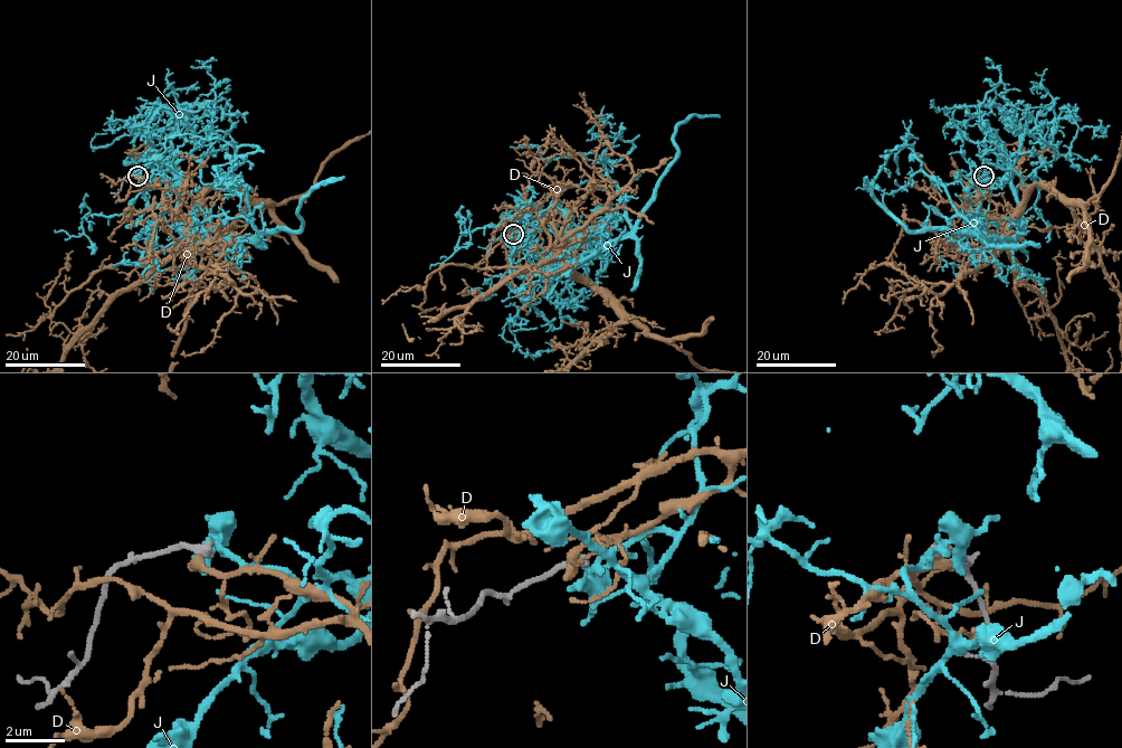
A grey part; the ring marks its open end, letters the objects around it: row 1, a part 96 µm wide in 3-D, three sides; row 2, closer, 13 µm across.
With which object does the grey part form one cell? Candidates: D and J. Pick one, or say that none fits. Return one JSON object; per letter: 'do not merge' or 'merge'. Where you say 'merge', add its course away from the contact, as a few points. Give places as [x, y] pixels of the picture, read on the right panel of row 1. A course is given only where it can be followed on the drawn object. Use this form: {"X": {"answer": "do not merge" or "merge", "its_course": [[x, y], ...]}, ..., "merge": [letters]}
{"D": {"answer": "do not merge"}, "J": {"answer": "do not merge"}, "merge": []}

